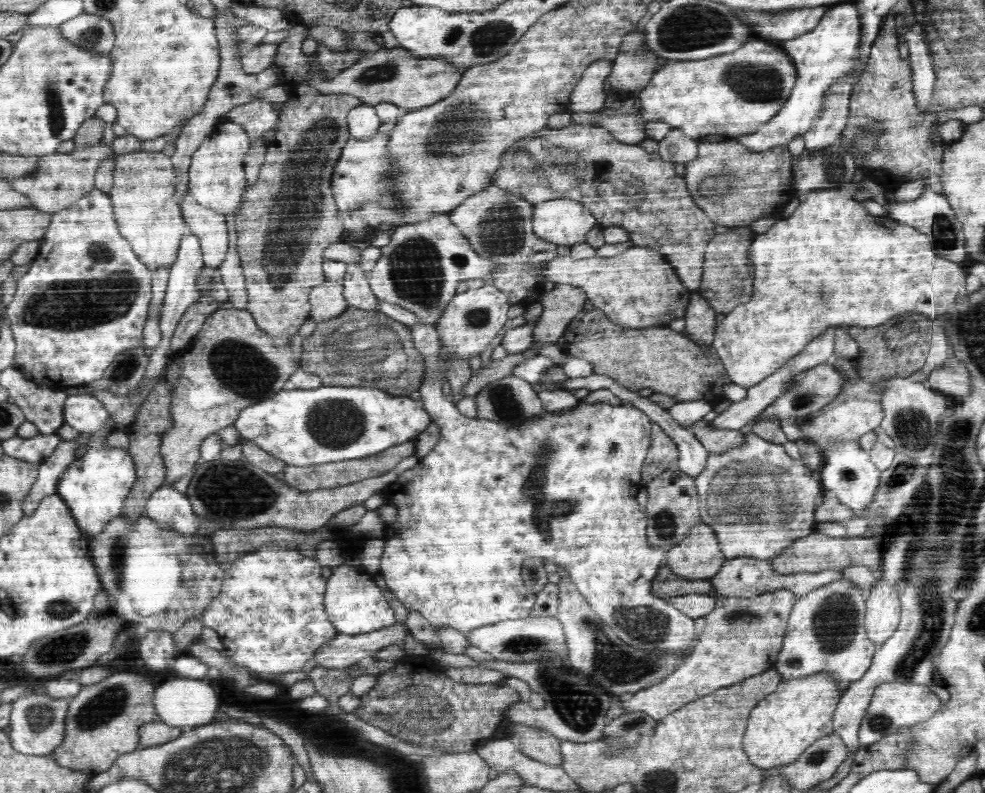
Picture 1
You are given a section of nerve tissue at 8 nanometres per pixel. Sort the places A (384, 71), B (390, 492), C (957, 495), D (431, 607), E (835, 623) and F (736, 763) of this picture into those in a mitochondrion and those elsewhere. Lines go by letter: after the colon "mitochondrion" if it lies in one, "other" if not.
A: mitochondrion
B: other
C: mitochondrion
D: other
E: mitochondrion
F: other

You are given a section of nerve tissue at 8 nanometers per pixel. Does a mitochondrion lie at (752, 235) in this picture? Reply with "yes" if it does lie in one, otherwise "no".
no

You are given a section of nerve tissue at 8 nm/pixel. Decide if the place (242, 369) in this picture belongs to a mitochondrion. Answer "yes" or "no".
yes

